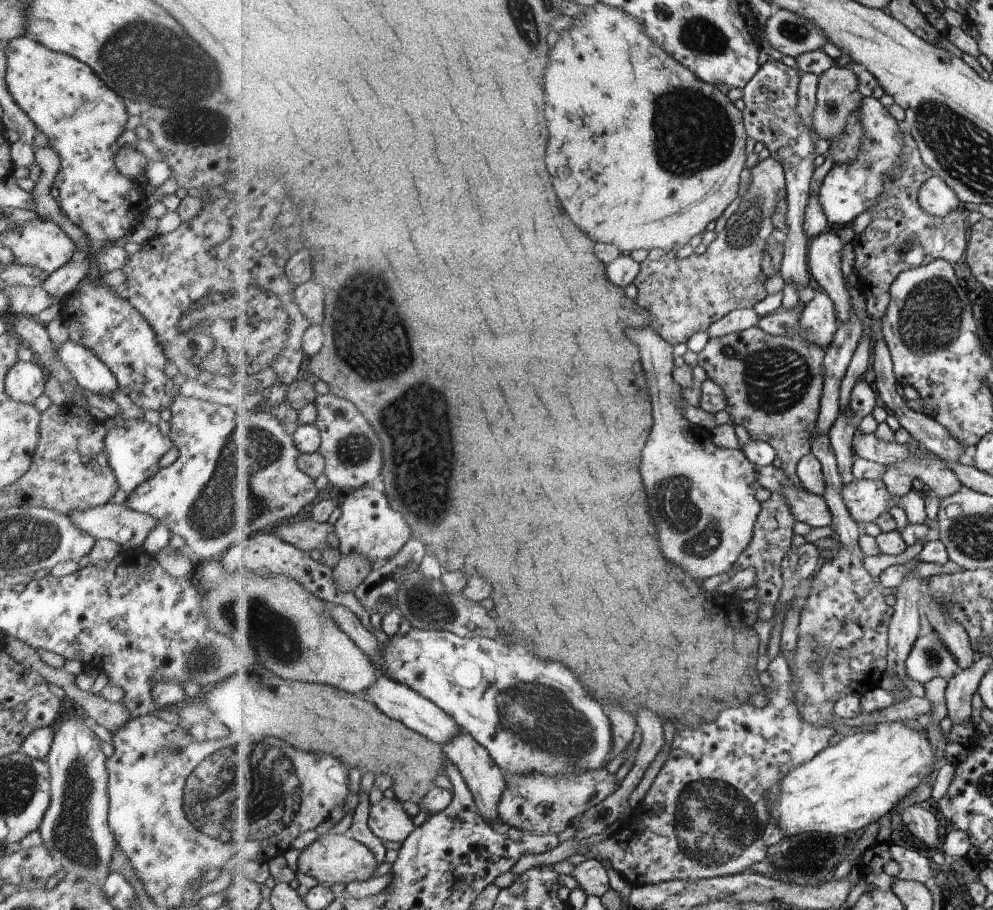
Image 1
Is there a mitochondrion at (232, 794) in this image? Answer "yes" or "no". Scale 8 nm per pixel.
yes

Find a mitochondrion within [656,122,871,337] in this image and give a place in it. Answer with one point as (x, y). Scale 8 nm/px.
(745, 229)

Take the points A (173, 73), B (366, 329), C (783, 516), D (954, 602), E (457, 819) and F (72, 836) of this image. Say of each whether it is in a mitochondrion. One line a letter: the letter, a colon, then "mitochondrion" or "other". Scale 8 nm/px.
A: mitochondrion
B: mitochondrion
C: other
D: mitochondrion
E: other
F: mitochondrion

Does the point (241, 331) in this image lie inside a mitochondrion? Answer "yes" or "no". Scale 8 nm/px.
yes

